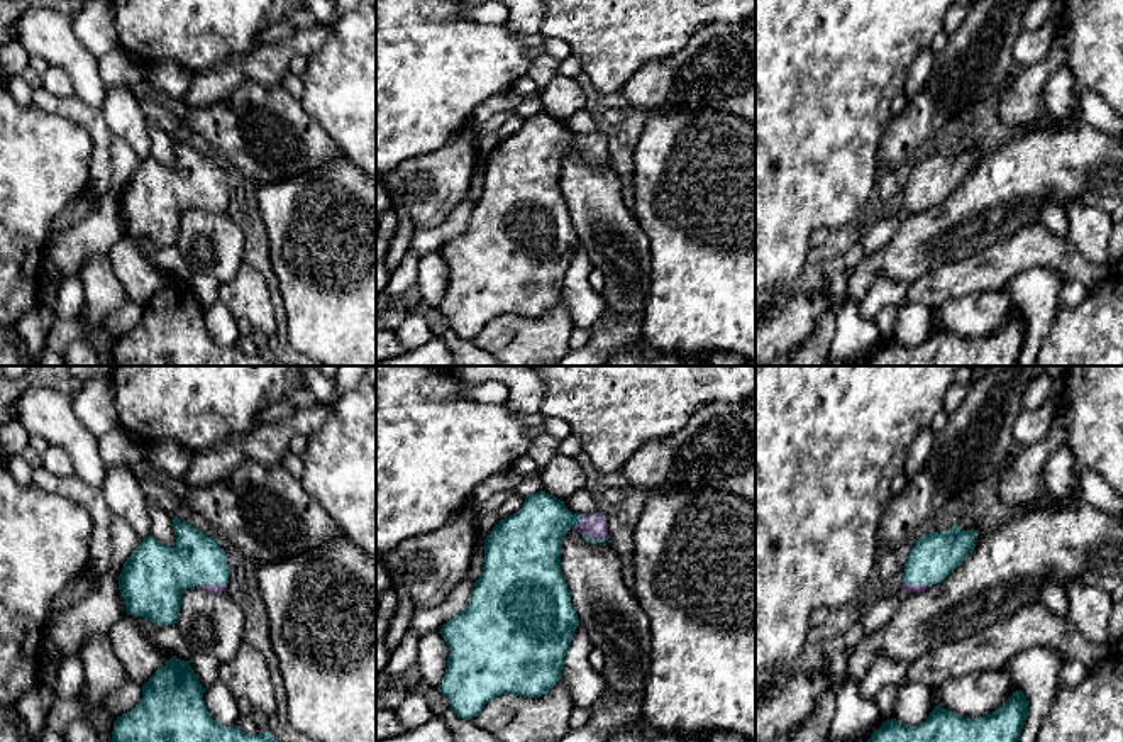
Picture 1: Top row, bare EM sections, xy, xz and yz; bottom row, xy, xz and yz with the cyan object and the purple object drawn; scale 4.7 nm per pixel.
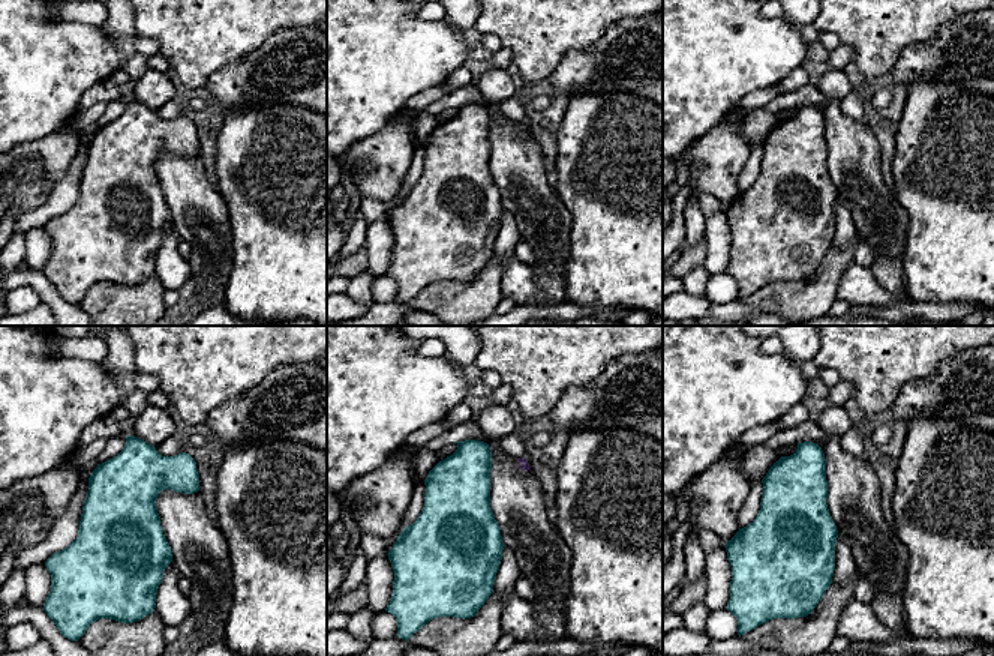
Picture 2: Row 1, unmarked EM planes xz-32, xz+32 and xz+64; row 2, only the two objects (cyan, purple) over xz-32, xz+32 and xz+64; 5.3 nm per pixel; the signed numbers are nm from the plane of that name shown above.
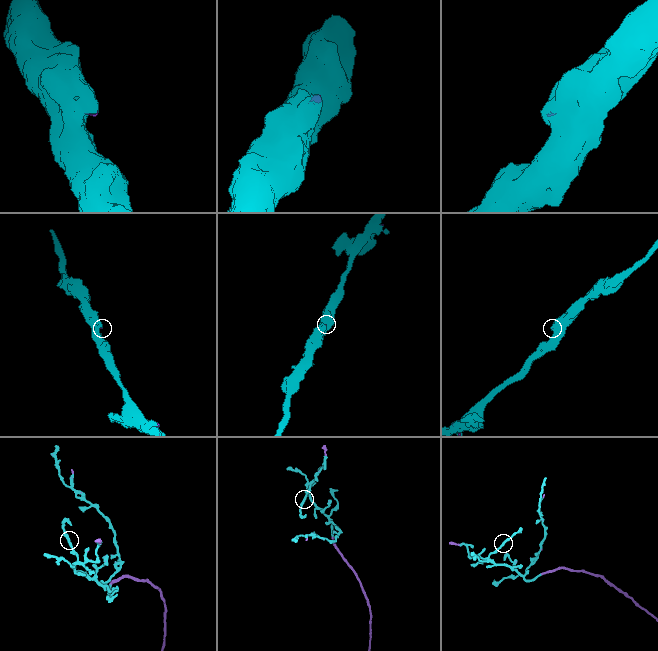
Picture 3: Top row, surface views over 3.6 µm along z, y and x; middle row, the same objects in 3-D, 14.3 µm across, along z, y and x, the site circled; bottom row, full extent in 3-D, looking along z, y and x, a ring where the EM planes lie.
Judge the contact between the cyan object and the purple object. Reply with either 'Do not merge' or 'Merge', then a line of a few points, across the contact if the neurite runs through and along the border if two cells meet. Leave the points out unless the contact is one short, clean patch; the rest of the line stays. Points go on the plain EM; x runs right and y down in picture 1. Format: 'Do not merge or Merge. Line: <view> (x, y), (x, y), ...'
Merge

